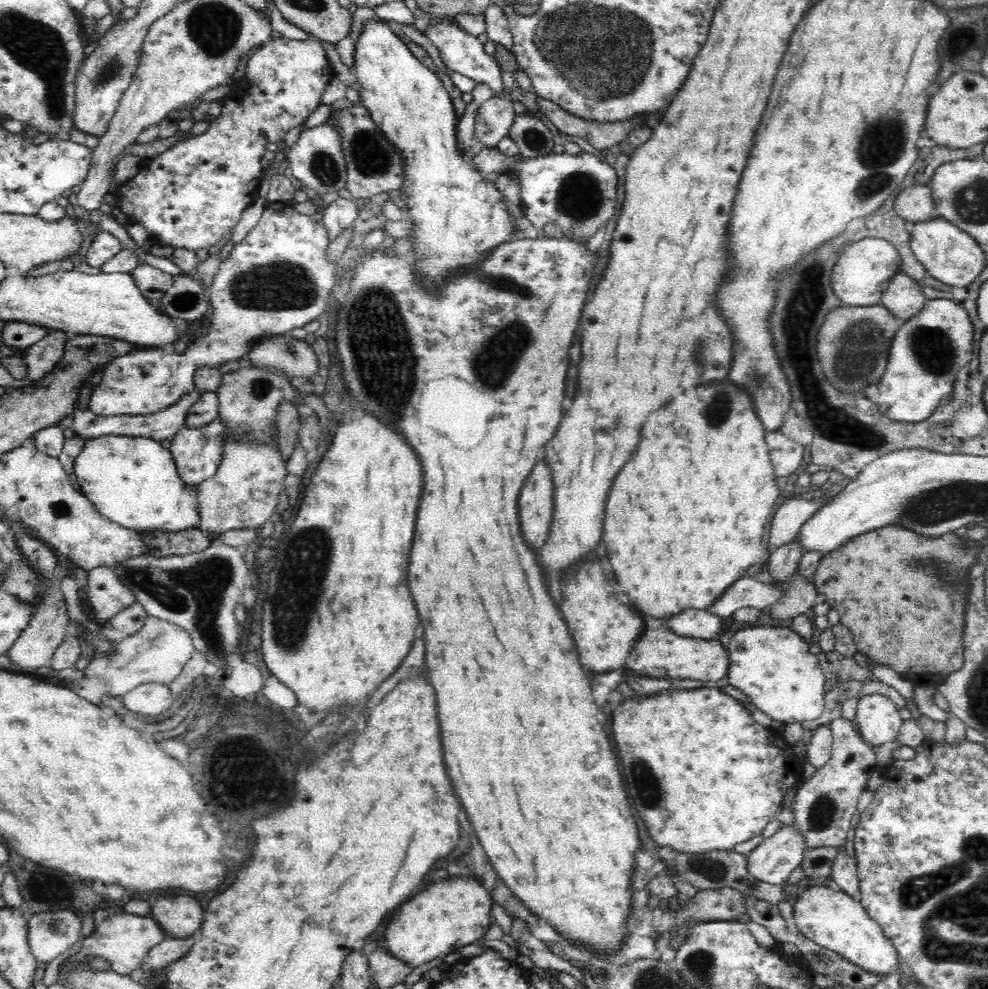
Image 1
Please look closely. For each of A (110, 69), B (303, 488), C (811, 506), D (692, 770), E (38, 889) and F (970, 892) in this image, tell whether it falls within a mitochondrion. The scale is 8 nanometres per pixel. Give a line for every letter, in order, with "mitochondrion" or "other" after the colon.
A: mitochondrion
B: other
C: other
D: other
E: other
F: mitochondrion

